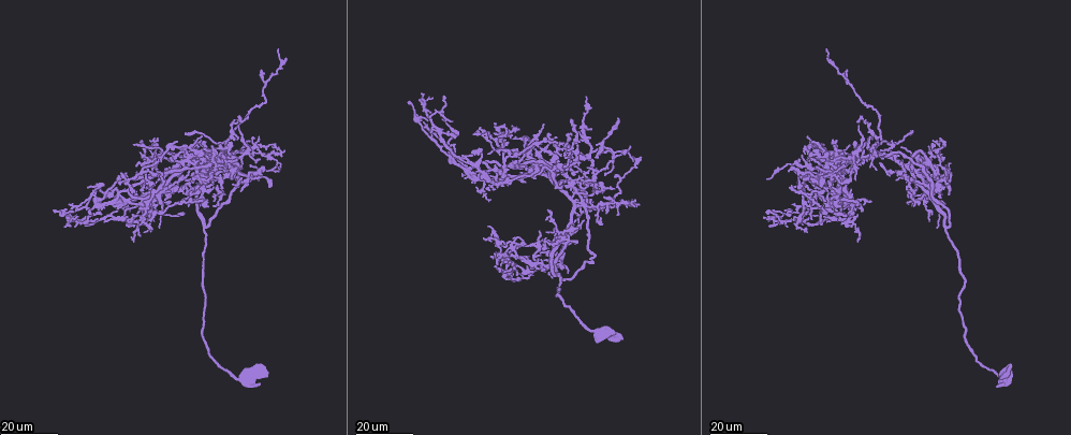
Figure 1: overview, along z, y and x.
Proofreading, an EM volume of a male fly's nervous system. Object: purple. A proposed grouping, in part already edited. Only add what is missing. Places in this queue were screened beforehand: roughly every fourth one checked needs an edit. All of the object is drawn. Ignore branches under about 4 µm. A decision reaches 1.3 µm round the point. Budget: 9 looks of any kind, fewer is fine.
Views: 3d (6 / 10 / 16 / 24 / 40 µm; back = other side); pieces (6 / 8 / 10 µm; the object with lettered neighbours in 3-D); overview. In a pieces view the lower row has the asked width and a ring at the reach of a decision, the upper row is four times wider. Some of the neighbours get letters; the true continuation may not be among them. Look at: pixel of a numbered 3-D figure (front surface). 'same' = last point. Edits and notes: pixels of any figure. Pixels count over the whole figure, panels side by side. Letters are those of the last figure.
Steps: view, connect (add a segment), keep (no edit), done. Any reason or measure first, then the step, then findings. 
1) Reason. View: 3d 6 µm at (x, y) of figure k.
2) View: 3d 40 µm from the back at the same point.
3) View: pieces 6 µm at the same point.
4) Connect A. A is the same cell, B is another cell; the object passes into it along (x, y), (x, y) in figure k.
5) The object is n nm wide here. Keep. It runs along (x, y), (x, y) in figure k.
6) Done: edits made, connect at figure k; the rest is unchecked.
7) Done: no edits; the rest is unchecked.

Free end. View: 3d 16 µm at (533, 271) of figure 1.

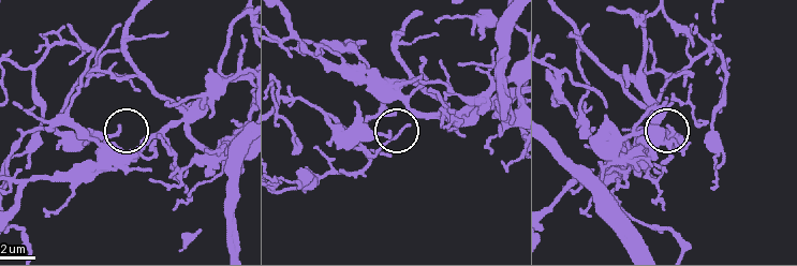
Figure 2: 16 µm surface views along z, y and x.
View: pieces 8 µm at (390, 131) of figure 2.

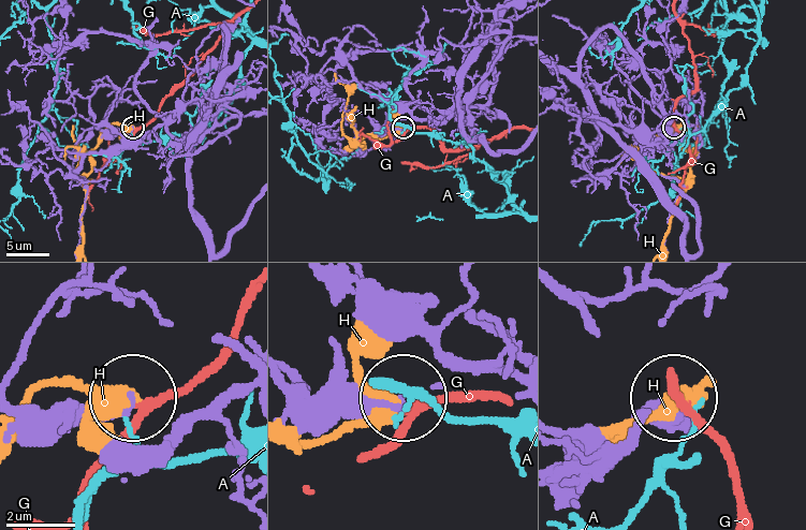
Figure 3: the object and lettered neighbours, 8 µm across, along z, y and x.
Keep. A, G and H are other cells; no lettered segment goes on from it.

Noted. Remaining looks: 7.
View: 3d 16 µm at (487, 189) of figure 1.

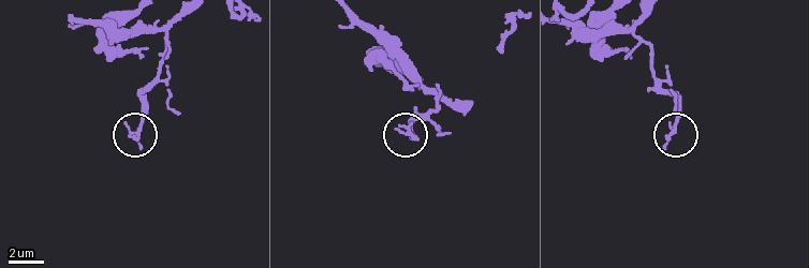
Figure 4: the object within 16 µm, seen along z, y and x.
View: pieces 10 µm at (411, 122) of figure 4.

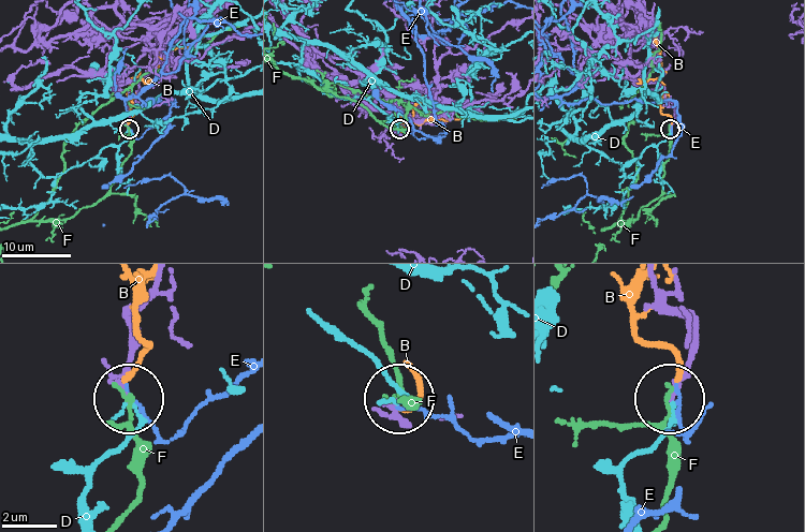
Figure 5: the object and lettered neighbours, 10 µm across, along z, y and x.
The object is 140 nm wide here. Keep. B, D, E and F are other cells; it runs along (156, 284), (128, 319), (128, 400) in figure 5; no lettered segment goes on from it.

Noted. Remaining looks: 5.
An open end. View: 3d 16 µm at (806, 212) of figure 1.

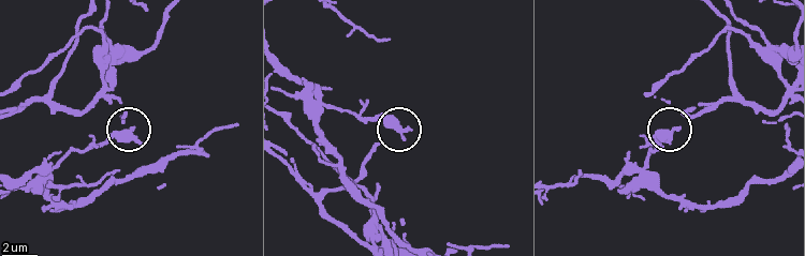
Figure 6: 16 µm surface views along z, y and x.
View: pieces 8 µm at (409, 128) of figure 6.

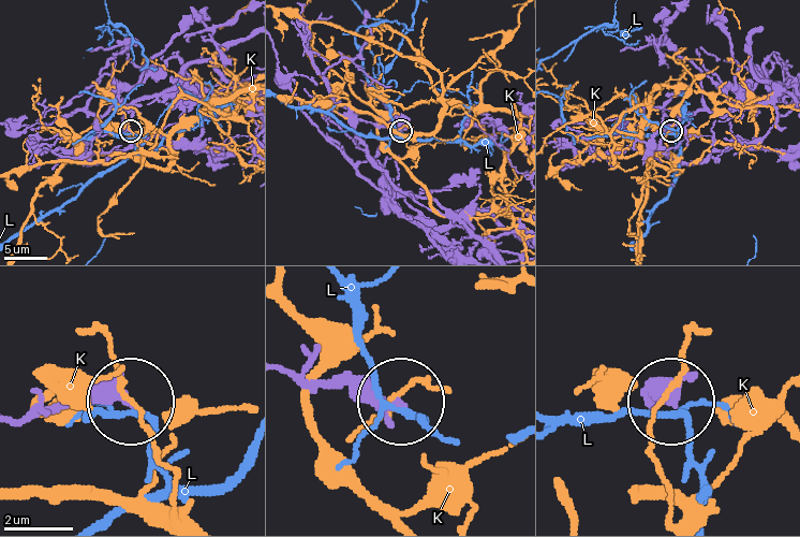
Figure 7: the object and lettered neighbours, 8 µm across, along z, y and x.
Keep. K and L are other cells; it runs along (287, 369), (397, 398) in figure 7; no lettered segment goes on from it.

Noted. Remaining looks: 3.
Branch stops here. View: 3d 16 µm at (119, 185) of figure 1.

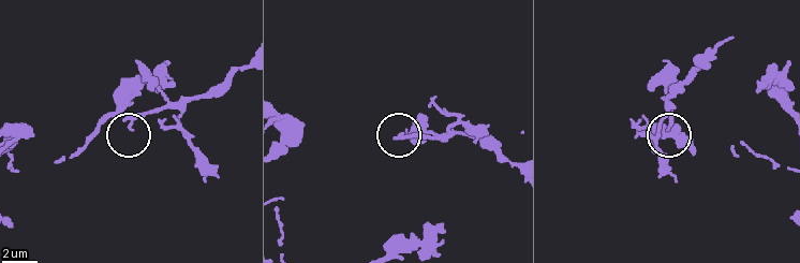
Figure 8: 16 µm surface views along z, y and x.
View: pieces 6 µm at (668, 125) of figure 8.

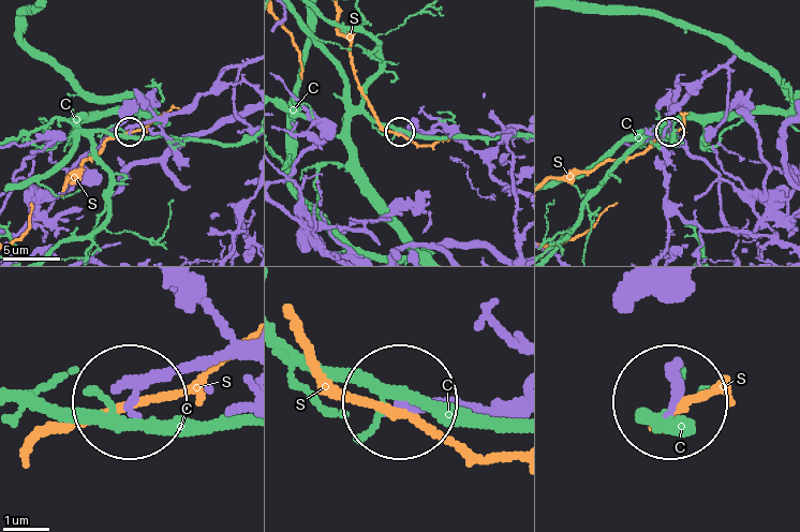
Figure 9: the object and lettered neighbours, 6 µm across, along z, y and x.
Keep. C and S are other cells; it runs along (241, 343), (161, 370), (130, 397) in figure 9; none of them fits.

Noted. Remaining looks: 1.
Done: no edits; the rest is unchecked.

